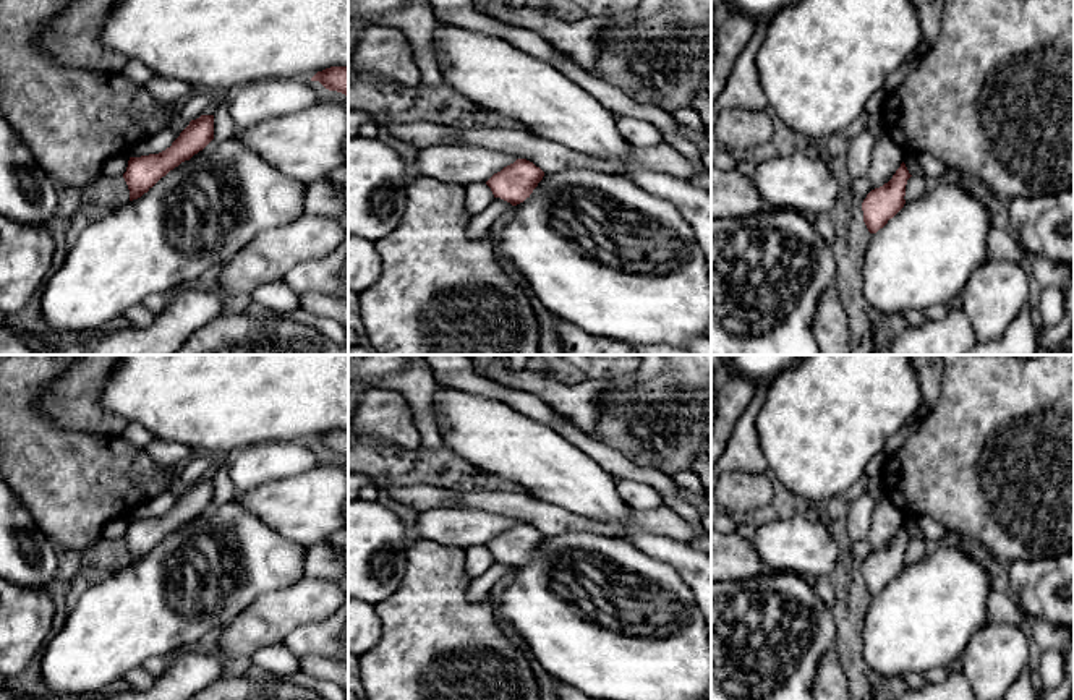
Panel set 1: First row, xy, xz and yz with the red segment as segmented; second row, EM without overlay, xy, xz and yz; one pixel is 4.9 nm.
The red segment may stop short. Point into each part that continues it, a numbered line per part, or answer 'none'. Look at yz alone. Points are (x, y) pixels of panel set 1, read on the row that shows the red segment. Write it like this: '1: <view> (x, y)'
none

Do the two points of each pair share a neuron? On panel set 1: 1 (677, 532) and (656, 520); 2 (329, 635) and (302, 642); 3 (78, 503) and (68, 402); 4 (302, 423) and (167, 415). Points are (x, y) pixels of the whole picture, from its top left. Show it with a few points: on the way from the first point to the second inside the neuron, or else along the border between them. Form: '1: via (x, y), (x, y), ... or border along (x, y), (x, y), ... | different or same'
1: via (673, 527), (661, 520) | same
2: via (323, 637), (308, 639) | same
3: border along (38, 412), (62, 428), (109, 436) | different
4: via (268, 415), (201, 415) | same

